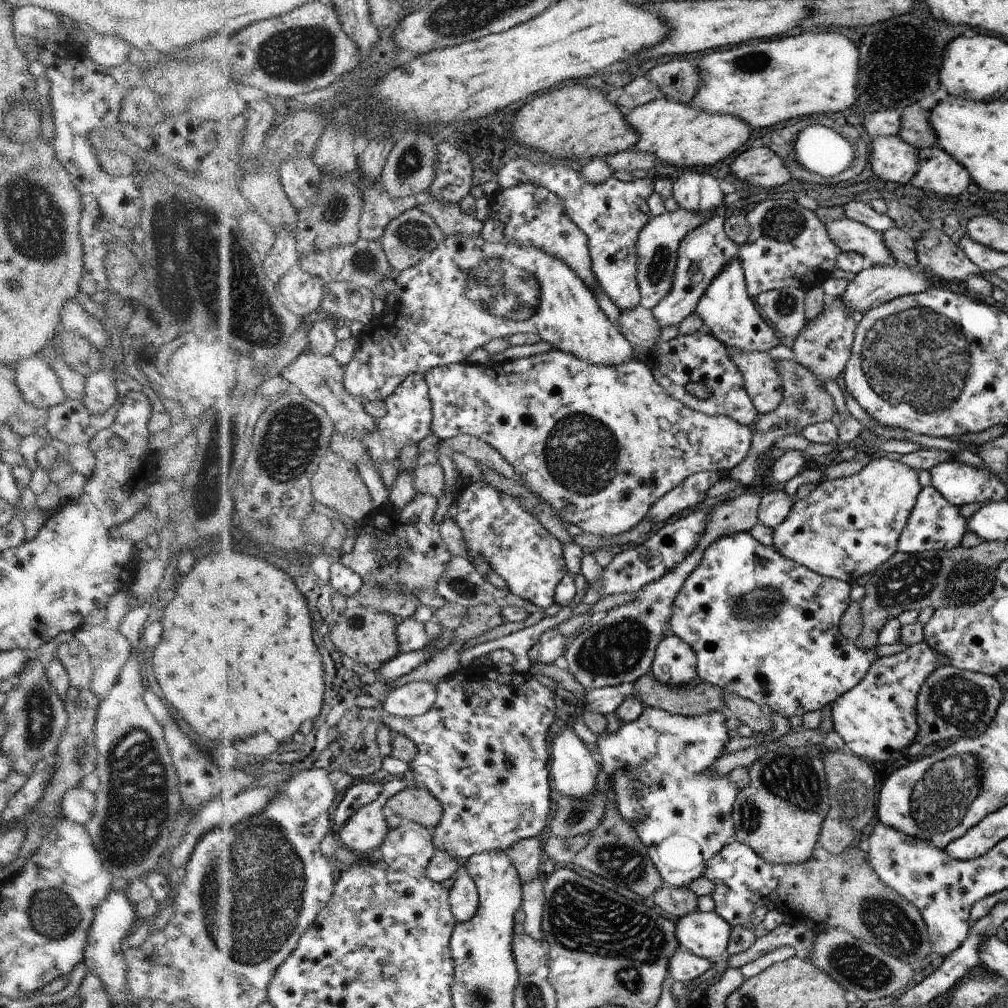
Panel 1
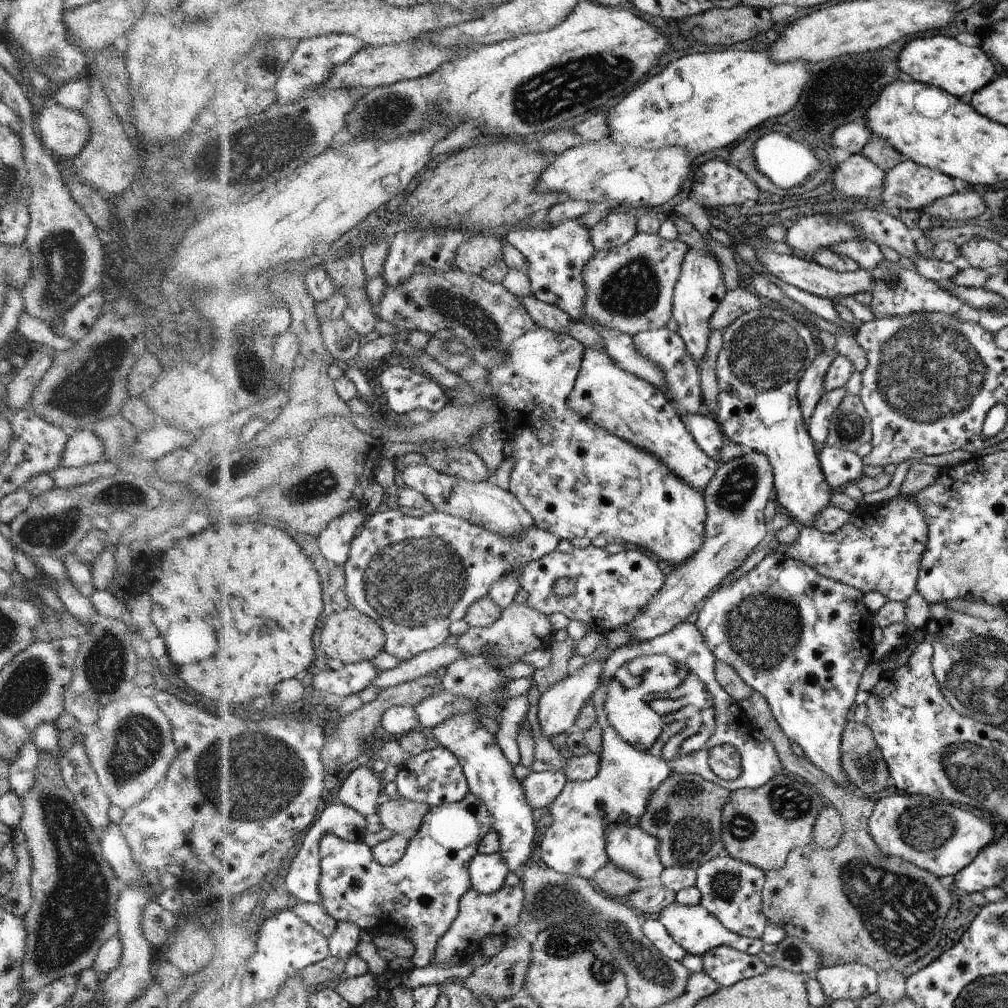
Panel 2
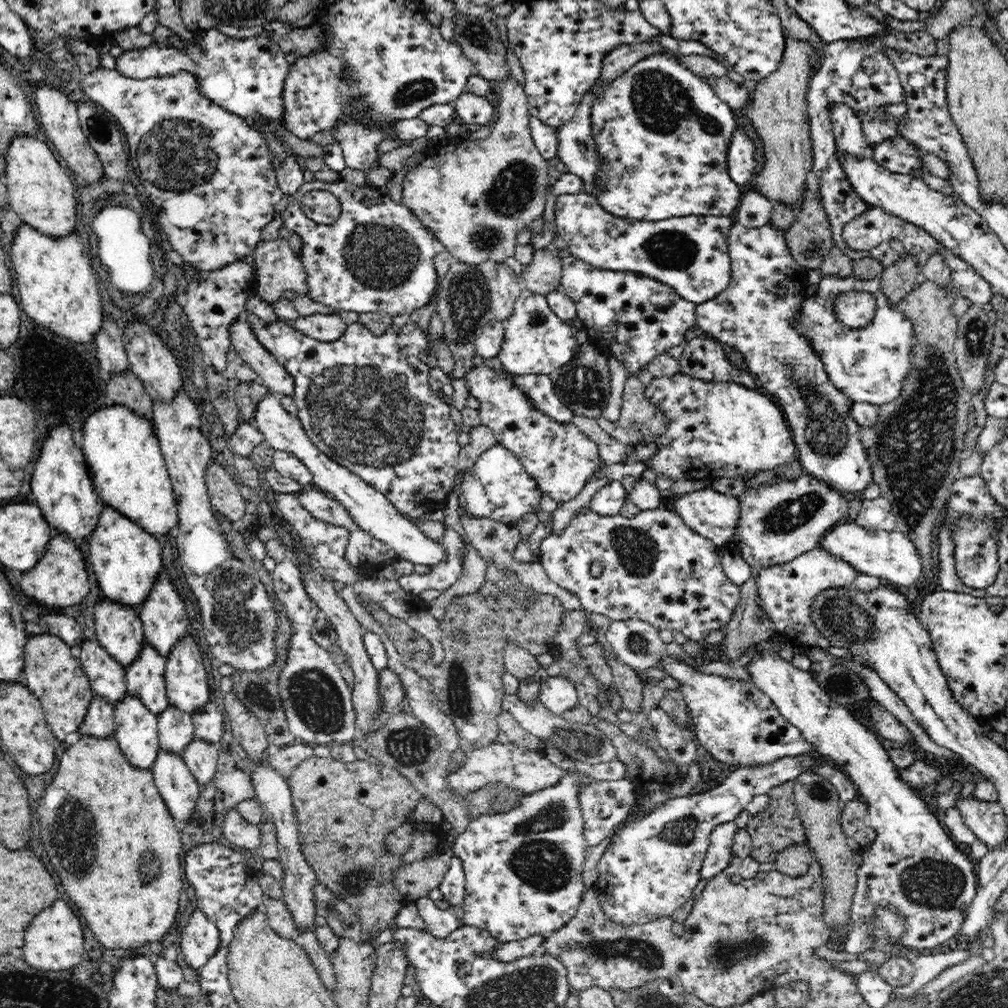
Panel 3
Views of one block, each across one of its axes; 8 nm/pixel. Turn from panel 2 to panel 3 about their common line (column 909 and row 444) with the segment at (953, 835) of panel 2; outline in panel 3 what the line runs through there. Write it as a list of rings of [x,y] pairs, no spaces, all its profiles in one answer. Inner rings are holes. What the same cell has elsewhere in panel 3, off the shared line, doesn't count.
[[[735,222],[729,230],[727,242],[731,261],[731,277],[724,292],[716,298],[696,306],[696,325],[712,339],[739,350],[744,357],[744,367],[757,376],[766,394],[775,400],[784,413],[793,436],[793,443],[800,456],[805,474],[832,484],[832,488],[846,496],[859,495],[873,482],[872,467],[866,448],[861,443],[861,426],[851,418],[851,401],[846,394],[833,386],[813,348],[796,329],[790,327],[790,318],[806,297],[809,286],[807,269],[800,266],[790,255],[784,239],[784,230],[770,225],[760,228],[746,228]]]

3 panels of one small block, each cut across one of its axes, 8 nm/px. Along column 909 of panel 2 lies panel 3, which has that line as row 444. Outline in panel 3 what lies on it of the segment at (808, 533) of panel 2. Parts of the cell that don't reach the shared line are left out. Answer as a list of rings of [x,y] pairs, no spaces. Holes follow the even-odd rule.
[[[472,367],[463,379],[469,394],[479,402],[481,424],[492,429],[502,450],[512,452],[539,488],[557,502],[572,500],[600,468],[598,444],[574,423],[557,421],[548,416],[515,384],[514,376],[503,368]]]

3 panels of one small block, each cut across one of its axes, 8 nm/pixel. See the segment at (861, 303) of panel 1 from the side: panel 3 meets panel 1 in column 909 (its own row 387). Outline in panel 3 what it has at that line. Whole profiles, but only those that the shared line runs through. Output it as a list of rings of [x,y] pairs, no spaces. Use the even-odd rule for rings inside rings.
[[[238,318],[232,324],[230,336],[232,348],[256,371],[258,382],[275,395],[293,396],[295,384],[292,375],[256,340],[244,319]]]

